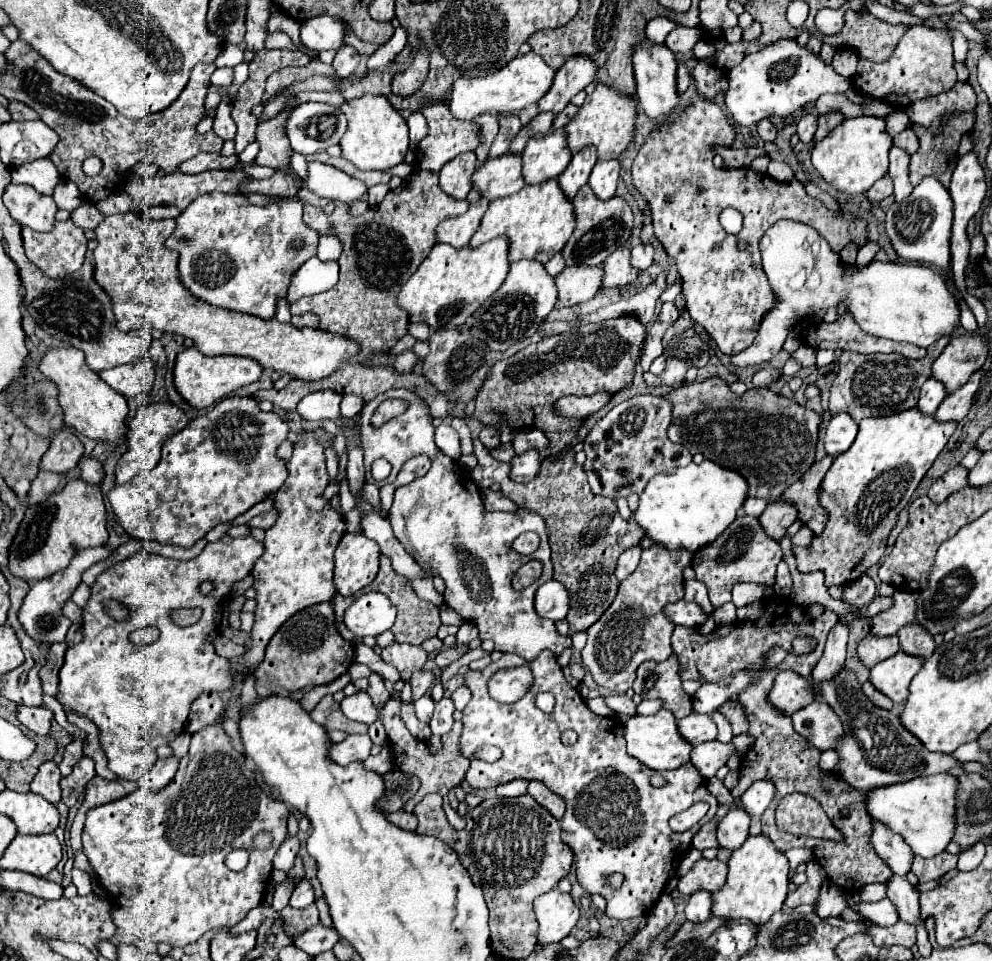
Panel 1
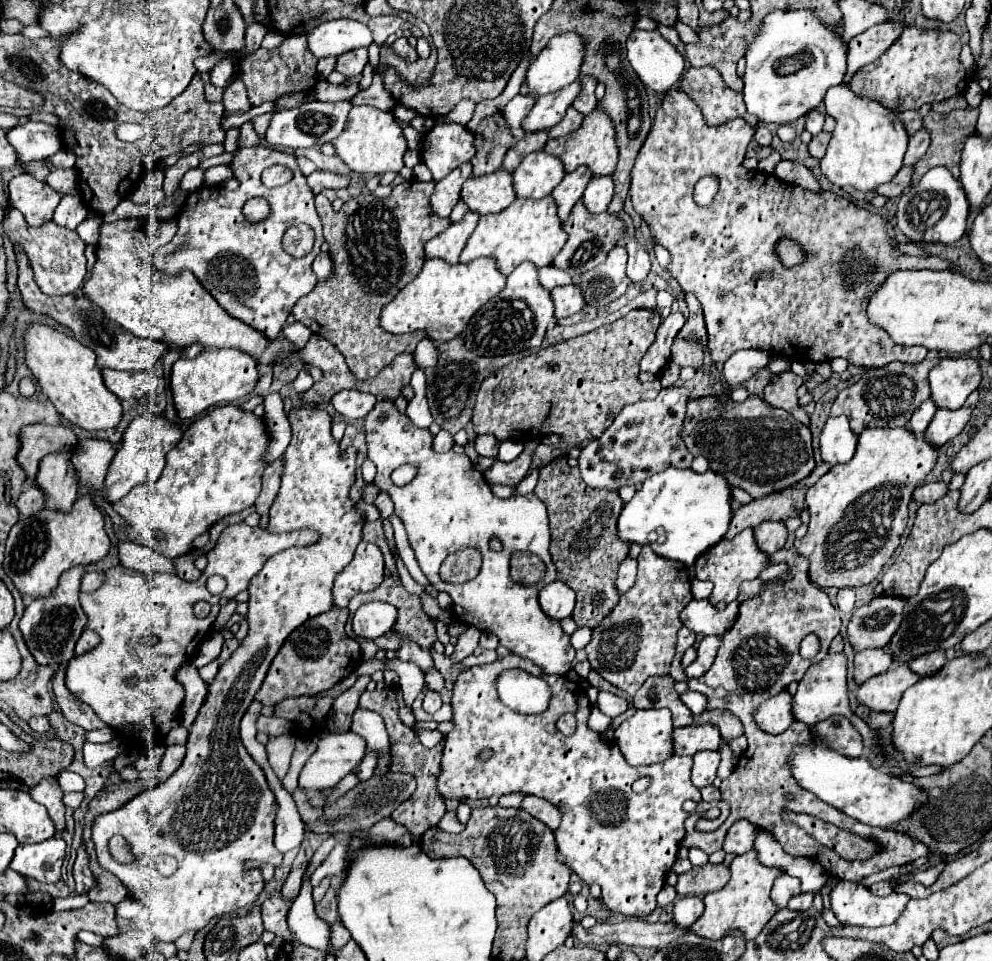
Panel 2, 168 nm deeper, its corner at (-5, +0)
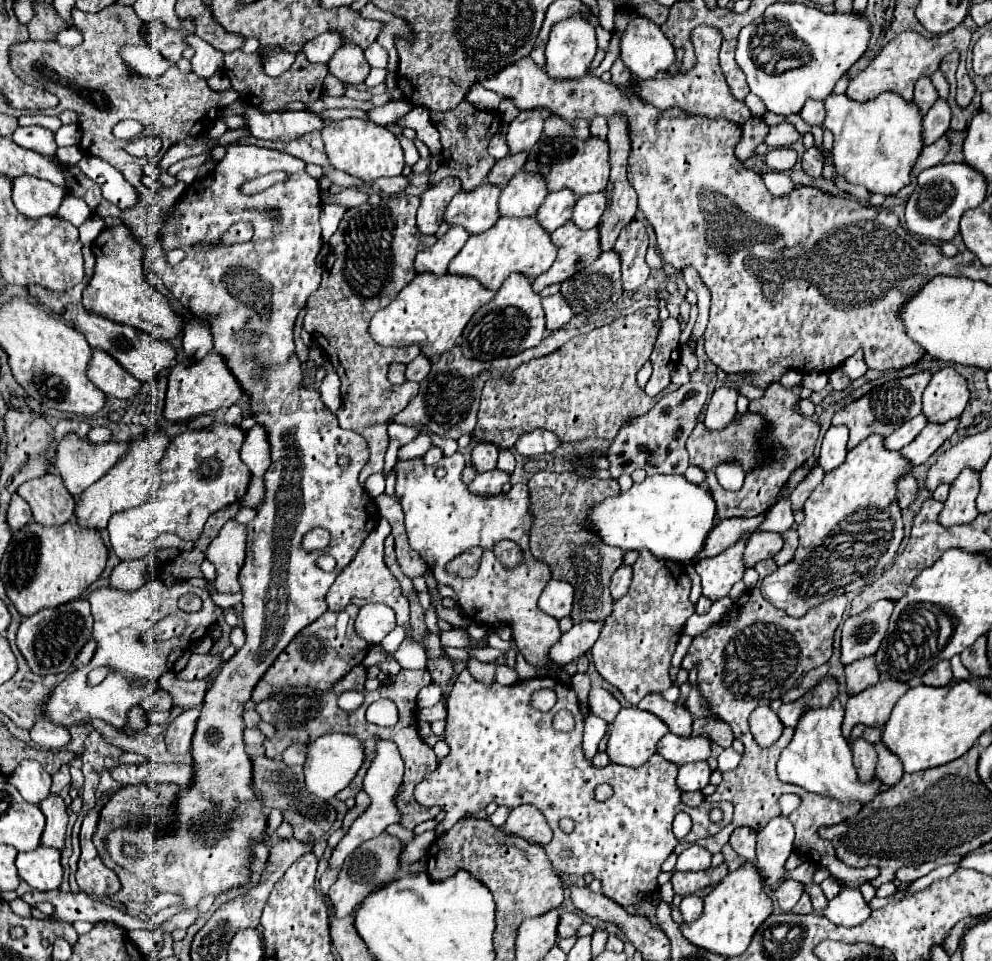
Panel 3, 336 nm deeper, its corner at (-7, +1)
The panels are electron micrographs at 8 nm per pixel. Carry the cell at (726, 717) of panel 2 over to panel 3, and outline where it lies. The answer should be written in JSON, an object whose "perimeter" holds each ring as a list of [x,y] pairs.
{"perimeter":[[[696,718],[692,736],[706,736],[710,742],[714,742],[714,744],[718,744],[722,748],[730,748],[732,742],[734,742],[730,726],[726,722],[722,722],[722,720]]]}

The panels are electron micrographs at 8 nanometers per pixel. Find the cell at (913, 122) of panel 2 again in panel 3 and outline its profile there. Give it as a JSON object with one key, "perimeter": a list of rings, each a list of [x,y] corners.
{"perimeter":[[[920,78],[916,82],[916,88],[914,88],[914,102],[920,106],[922,114],[926,114],[930,110],[930,106],[934,104],[934,100],[938,100],[938,92],[932,86],[930,78]]]}

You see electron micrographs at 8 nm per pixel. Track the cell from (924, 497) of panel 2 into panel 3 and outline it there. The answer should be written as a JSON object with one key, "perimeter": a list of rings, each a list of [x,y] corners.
{"perimeter":[[[906,474],[902,476],[898,482],[896,482],[896,500],[898,500],[898,506],[904,510],[908,508],[908,504],[916,498],[916,492],[918,492],[918,486],[916,486],[916,480],[912,474]]]}

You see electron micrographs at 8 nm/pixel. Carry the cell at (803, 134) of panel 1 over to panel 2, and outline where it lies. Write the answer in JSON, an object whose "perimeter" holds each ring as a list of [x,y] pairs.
{"perimeter":[[[814,109],[812,113],[806,115],[806,131],[810,131],[812,135],[818,135],[824,127],[824,113]]]}

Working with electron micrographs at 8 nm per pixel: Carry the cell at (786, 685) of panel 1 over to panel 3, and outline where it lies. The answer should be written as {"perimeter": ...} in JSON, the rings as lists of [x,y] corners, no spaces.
{"perimeter":[[[760,706],[756,708],[750,718],[748,718],[748,724],[750,724],[750,732],[756,740],[756,744],[760,748],[768,748],[772,746],[780,734],[782,734],[782,722],[778,720],[776,712],[772,712],[768,706]]]}

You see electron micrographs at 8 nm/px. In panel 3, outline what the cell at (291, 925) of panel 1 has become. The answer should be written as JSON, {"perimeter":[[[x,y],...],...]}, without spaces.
{"perimeter":[[[328,868],[322,876],[320,876],[320,890],[326,894],[330,890],[330,886],[336,882],[338,878],[338,870],[336,868]]]}

